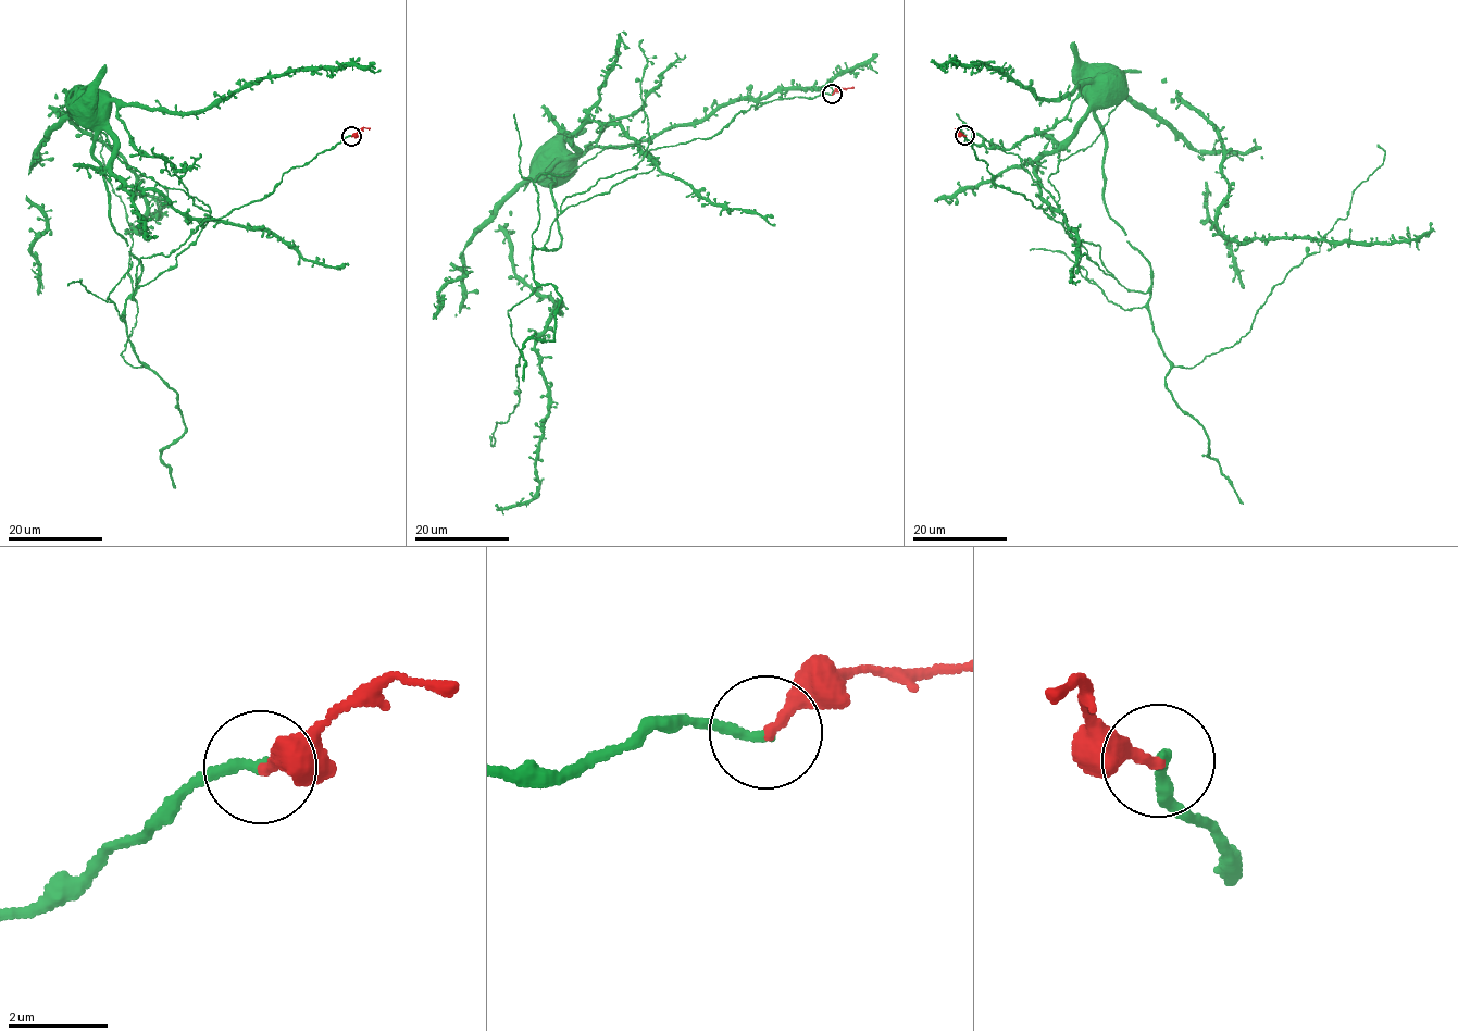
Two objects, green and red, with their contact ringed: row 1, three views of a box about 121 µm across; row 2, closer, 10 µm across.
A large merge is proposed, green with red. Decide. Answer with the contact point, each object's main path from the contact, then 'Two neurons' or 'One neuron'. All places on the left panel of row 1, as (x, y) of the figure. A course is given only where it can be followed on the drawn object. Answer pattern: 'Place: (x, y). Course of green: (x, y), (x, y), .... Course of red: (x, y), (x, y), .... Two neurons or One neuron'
Place: (351, 136). Course of green: (351, 136), (141, 258), (137, 285), (209, 218), (124, 185), (76, 88). Course of red: (351, 136), (359, 131), (370, 128). One neuron

